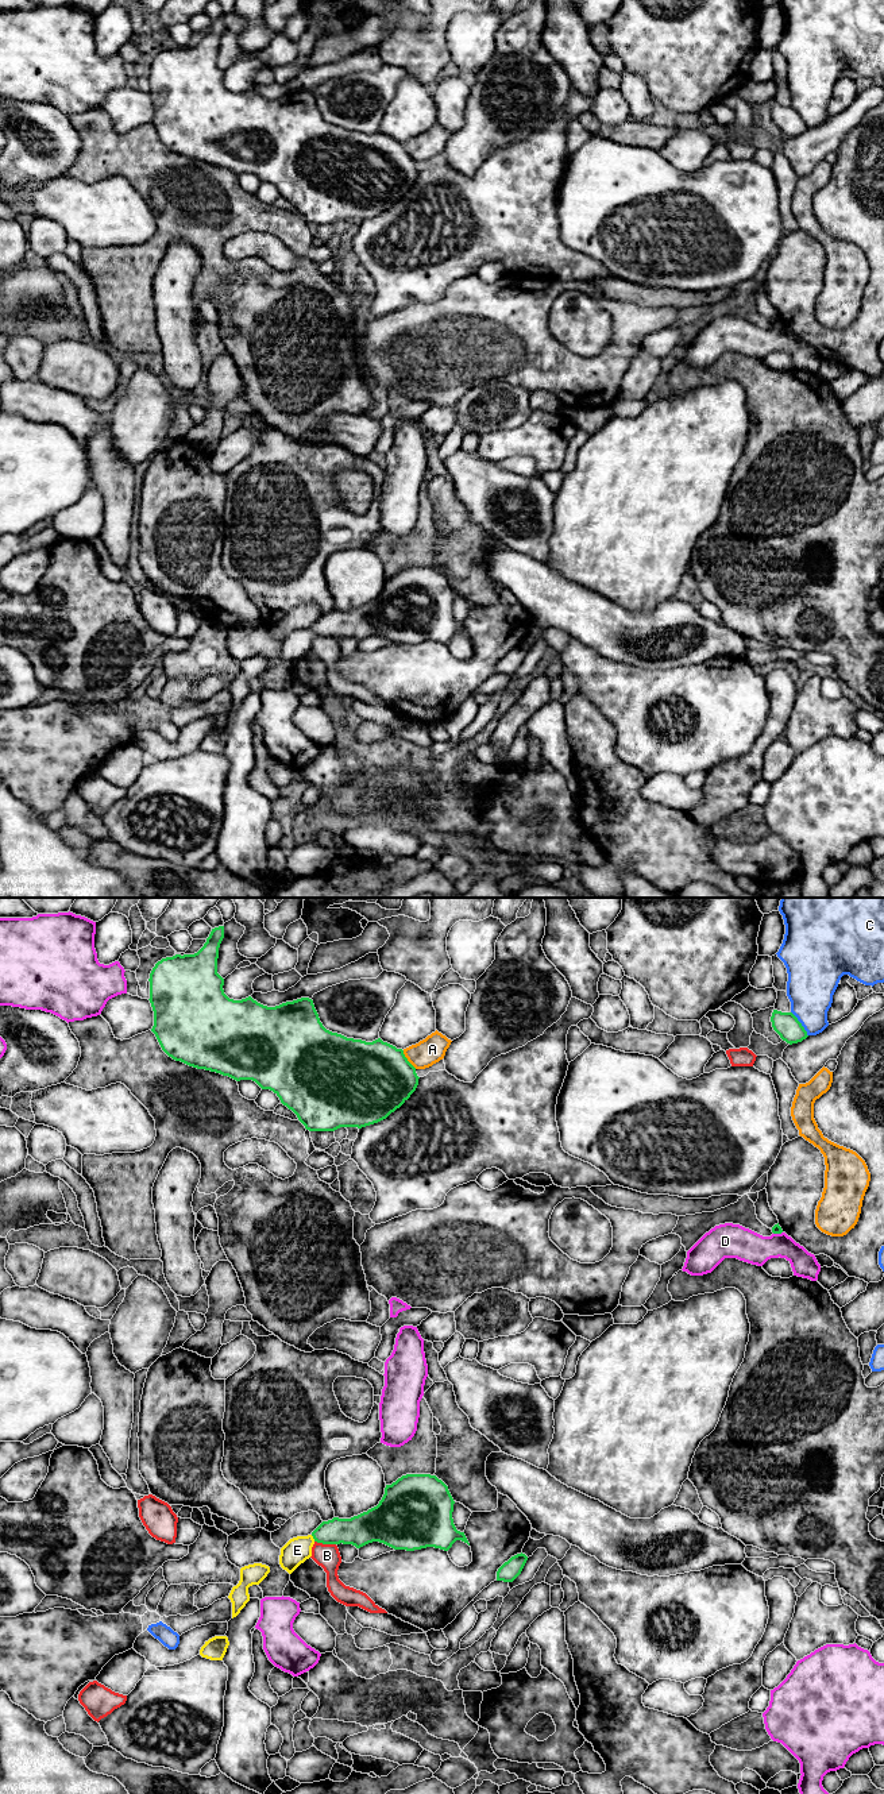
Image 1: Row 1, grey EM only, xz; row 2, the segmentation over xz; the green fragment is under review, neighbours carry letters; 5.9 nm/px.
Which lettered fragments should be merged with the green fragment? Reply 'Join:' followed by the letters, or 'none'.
Join: E

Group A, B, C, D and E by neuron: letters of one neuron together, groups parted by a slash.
A / B / C / D / E

